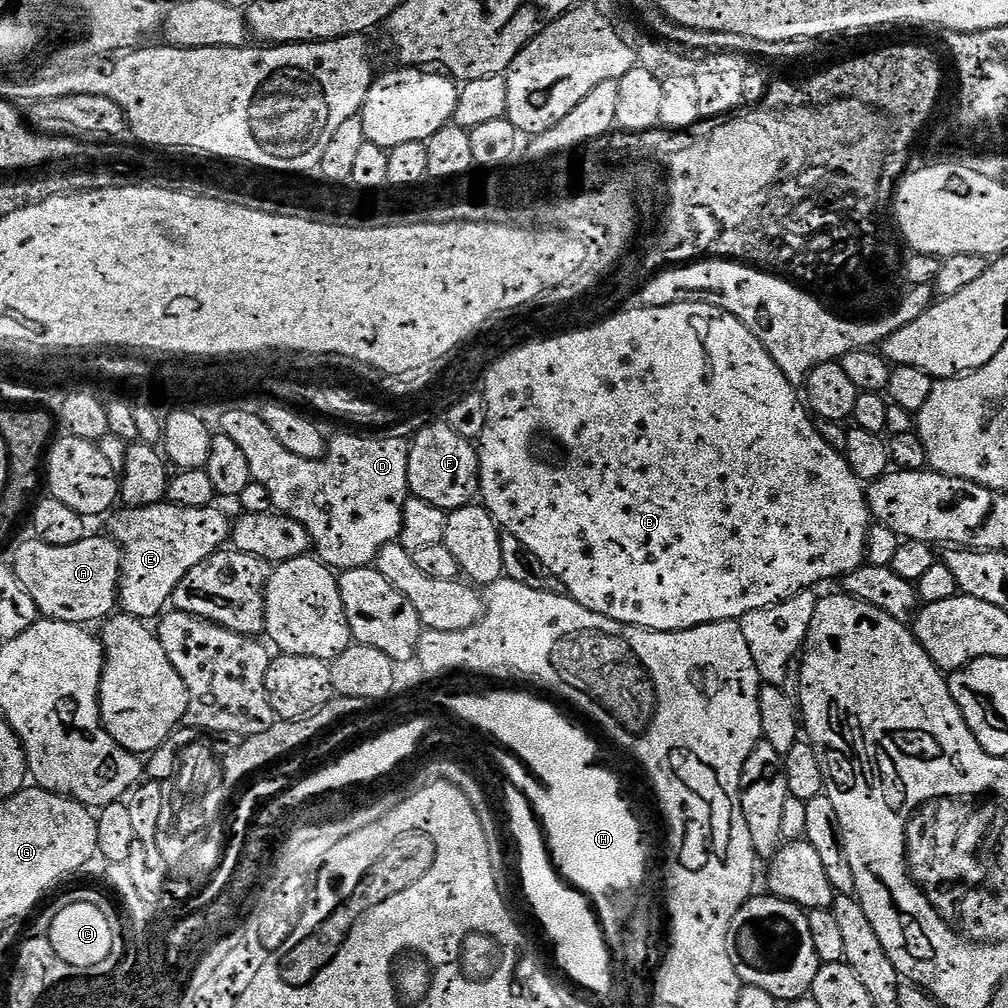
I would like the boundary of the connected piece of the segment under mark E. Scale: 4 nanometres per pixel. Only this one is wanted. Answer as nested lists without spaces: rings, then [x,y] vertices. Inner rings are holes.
[[[167,502],[141,508],[124,506],[112,518],[111,539],[119,544],[124,554],[118,604],[127,615],[145,622],[151,621],[151,616],[159,617],[169,607],[178,582],[182,582],[198,562],[206,562],[206,558],[229,543],[233,525],[220,506],[187,508]]]

